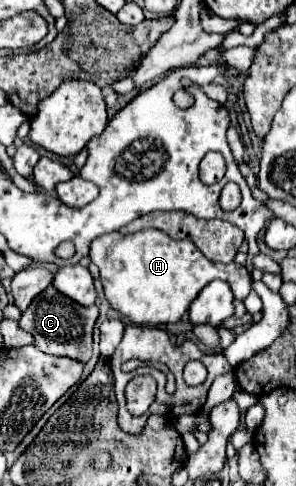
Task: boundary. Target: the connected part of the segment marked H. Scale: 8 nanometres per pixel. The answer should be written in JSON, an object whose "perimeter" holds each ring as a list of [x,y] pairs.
{"perimeter":[[[158,229],[138,231],[134,235],[106,233],[90,243],[90,259],[98,265],[108,303],[138,325],[166,325],[176,323],[188,311],[190,303],[212,279],[230,283],[234,299],[250,293],[250,275],[240,263],[212,263],[198,247],[188,241],[176,241]]]}

